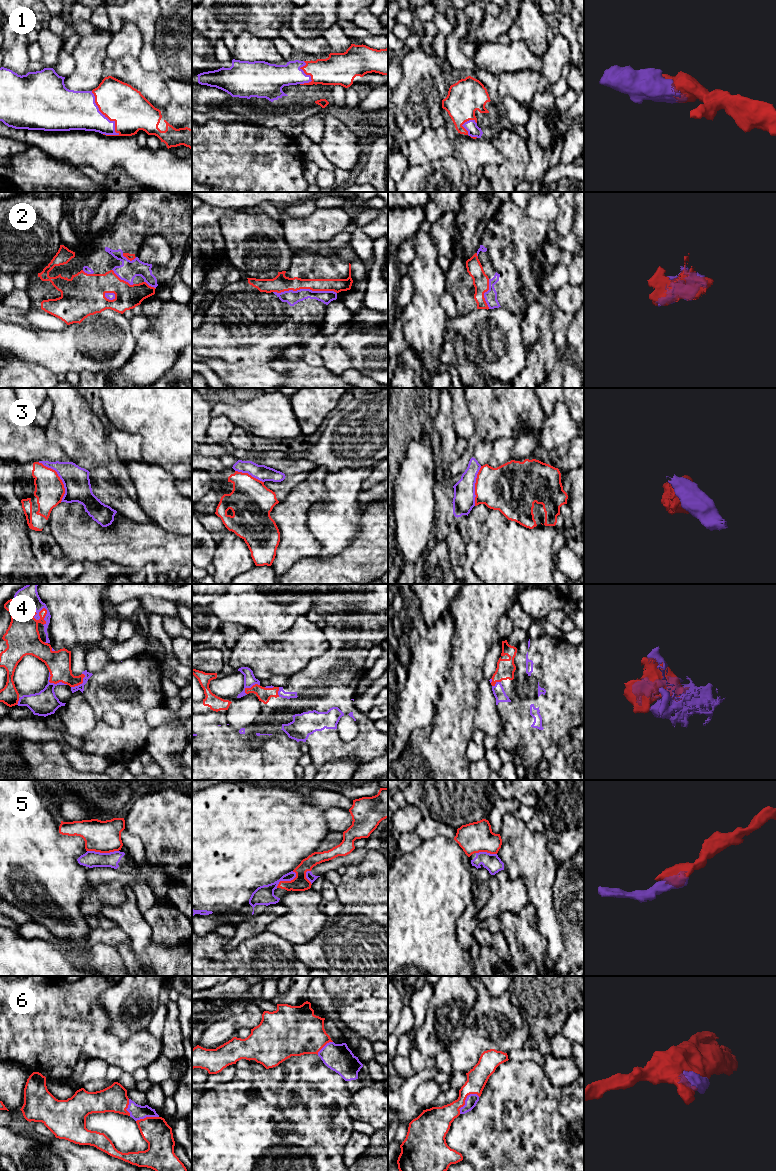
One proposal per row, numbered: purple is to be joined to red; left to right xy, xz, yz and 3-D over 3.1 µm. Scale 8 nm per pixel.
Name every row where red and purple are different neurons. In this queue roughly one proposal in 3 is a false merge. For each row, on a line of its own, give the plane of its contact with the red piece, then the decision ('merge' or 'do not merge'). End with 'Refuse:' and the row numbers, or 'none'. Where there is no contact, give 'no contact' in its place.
1: contact in xy; merge
2: contact in xz; merge
3: contact in xy; do not merge
4: contact in xy; merge
5: contact in xy; do not merge
6: contact in yz; merge
Refuse: 3, 5

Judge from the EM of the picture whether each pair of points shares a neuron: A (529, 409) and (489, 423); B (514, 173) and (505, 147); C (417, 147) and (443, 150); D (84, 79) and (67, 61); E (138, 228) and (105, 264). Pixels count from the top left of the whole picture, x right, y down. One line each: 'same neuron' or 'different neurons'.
A: same neuron
B: same neuron
C: same neuron
D: different neurons
E: same neuron

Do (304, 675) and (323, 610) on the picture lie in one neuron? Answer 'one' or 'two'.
one

